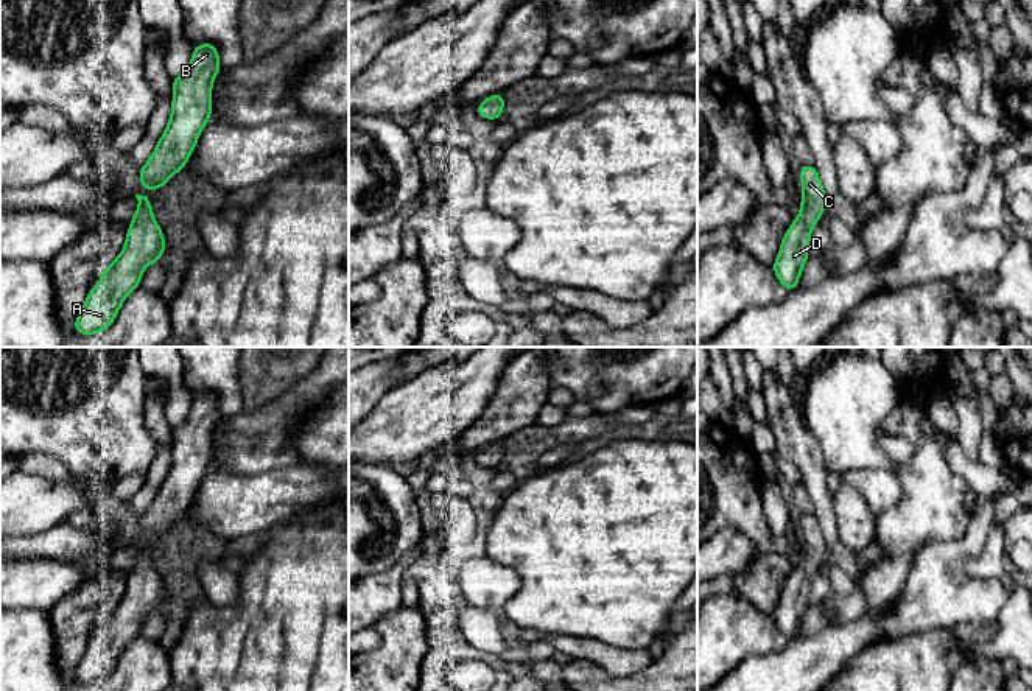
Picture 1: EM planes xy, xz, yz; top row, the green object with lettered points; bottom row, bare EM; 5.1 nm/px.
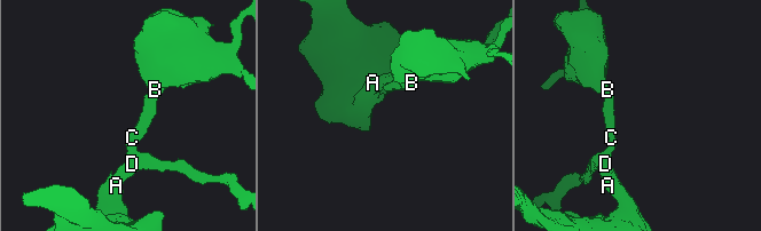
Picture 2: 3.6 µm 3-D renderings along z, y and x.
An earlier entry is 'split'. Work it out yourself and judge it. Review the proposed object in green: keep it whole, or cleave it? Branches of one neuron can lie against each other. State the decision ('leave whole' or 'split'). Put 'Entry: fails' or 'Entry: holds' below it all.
leave whole
Entry: fails

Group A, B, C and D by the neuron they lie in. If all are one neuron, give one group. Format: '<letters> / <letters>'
A B C D

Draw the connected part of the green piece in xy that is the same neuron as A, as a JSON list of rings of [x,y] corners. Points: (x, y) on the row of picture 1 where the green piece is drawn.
[[[135,195],[139,209],[128,229],[125,247],[103,271],[76,316],[78,335],[95,335],[111,327],[125,299],[140,286],[143,269],[159,263],[167,249],[162,227],[154,221],[148,196]]]

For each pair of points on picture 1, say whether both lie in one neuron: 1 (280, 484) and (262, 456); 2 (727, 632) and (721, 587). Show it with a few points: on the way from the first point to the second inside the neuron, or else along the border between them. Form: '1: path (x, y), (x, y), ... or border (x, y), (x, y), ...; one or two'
1: border (302, 464), (260, 473), (235, 475); two
2: border (733, 592), (713, 596); two

